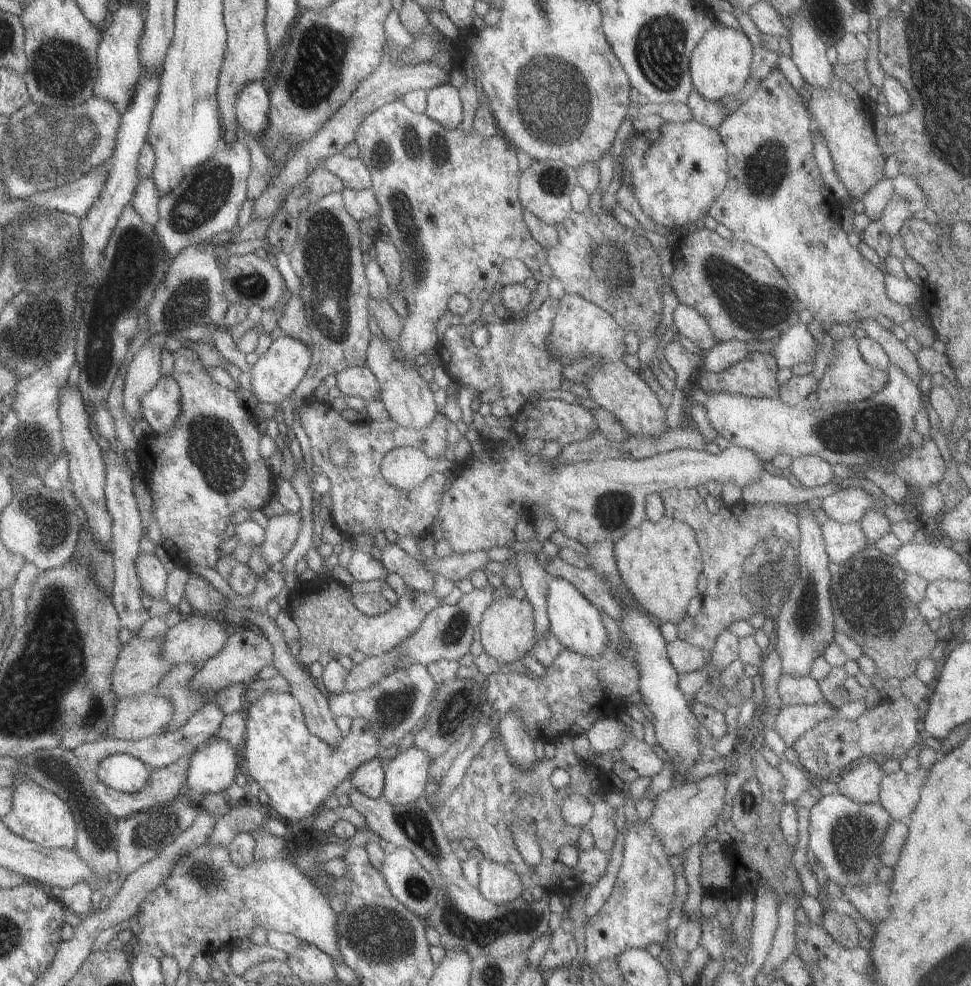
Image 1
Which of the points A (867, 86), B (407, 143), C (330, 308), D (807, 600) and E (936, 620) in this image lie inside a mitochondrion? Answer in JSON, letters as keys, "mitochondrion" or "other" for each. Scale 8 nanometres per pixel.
{"A":"other","B":"mitochondrion","C":"mitochondrion","D":"other","E":"other"}

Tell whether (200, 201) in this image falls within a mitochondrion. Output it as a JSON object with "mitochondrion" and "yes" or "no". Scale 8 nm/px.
{"mitochondrion":"yes"}

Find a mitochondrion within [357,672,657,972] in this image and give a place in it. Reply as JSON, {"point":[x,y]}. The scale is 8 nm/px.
{"point":[479,932]}

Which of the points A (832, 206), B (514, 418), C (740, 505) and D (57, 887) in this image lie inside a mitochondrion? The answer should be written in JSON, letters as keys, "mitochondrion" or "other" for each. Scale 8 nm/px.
{"A":"other","B":"other","C":"other","D":"other"}

